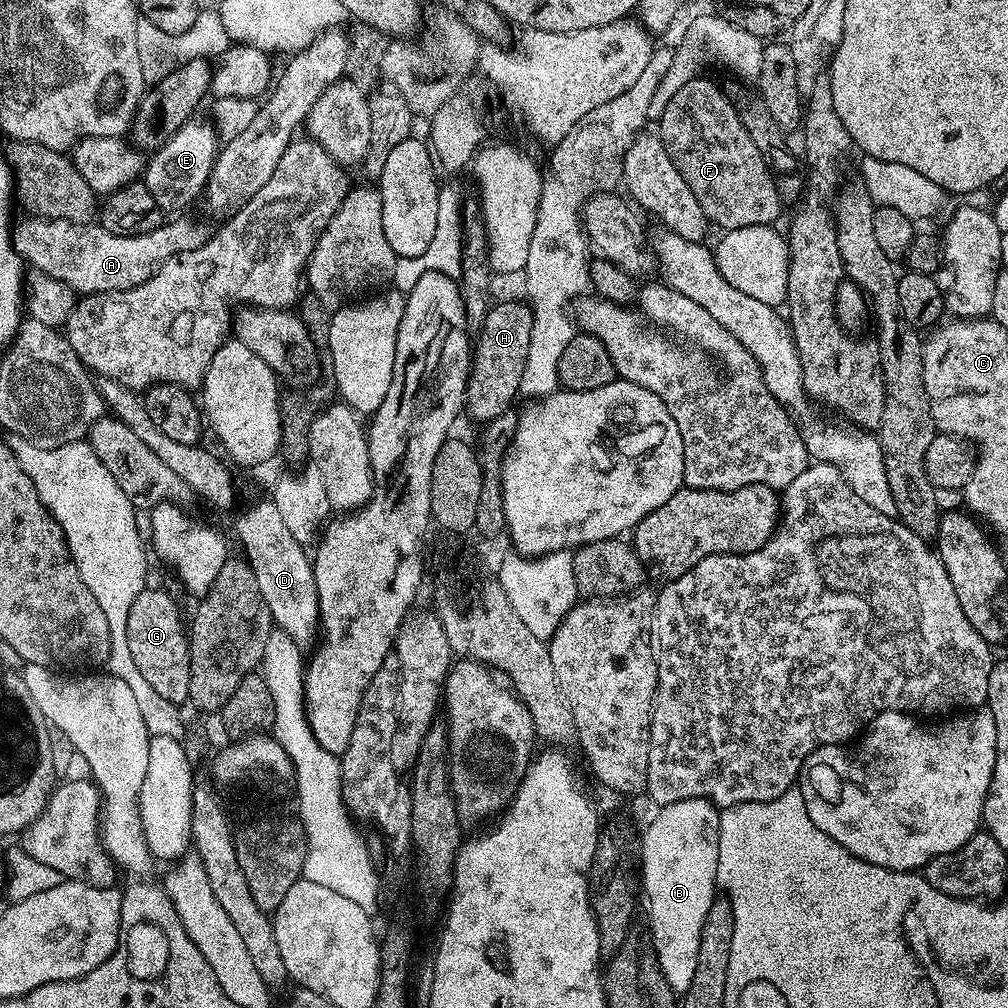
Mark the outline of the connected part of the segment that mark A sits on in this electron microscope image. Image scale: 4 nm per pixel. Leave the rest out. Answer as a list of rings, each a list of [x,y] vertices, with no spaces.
[[[180,218],[169,219],[159,228],[133,236],[114,234],[99,222],[75,224],[65,220],[31,219],[15,225],[16,253],[35,271],[66,282],[77,294],[117,292],[138,286],[171,256],[194,250],[206,239],[202,225],[192,220],[176,220]]]

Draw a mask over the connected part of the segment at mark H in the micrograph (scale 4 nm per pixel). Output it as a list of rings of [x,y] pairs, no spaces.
[[[504,300],[501,304],[493,303],[483,320],[479,321],[480,333],[475,333],[474,347],[470,352],[470,371],[468,390],[464,393],[466,416],[477,420],[480,426],[507,413],[521,395],[520,384],[530,332],[532,332],[533,314],[529,305],[522,301]]]

